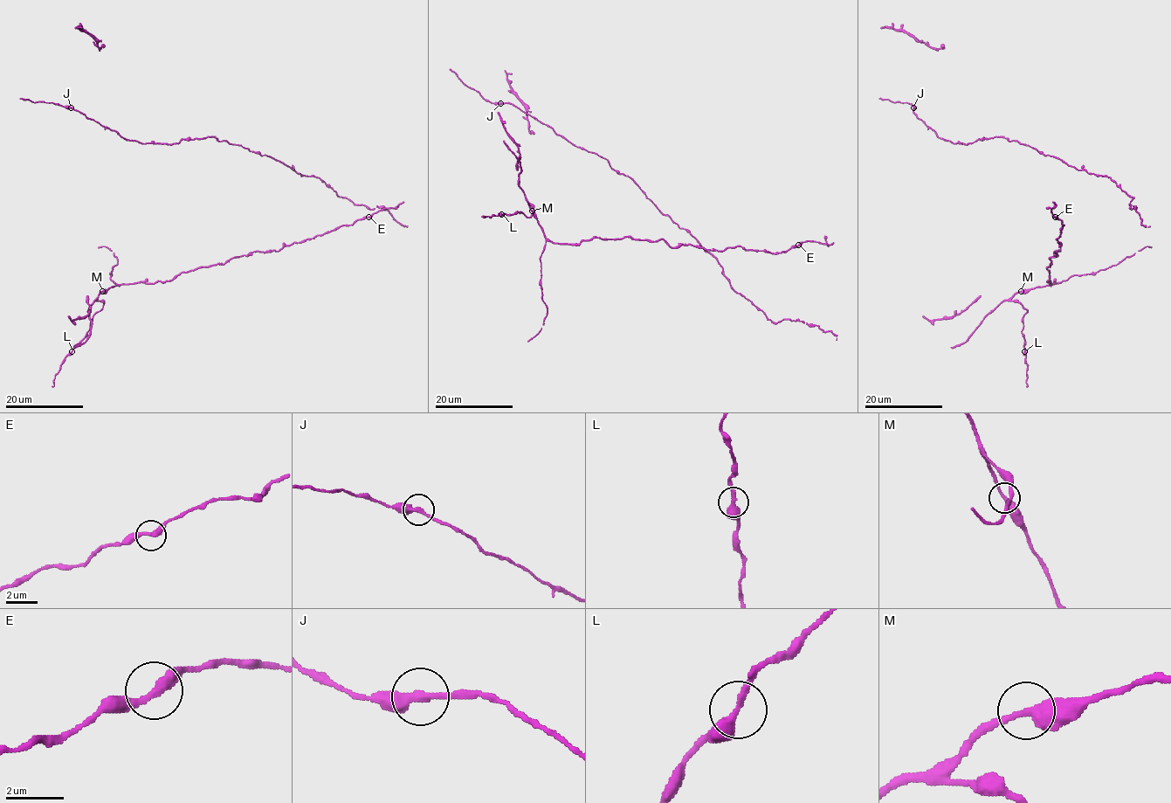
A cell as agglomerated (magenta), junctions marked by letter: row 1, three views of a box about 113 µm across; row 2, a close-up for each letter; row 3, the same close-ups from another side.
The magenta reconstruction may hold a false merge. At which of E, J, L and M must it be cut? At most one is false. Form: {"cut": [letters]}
{"cut": []}

